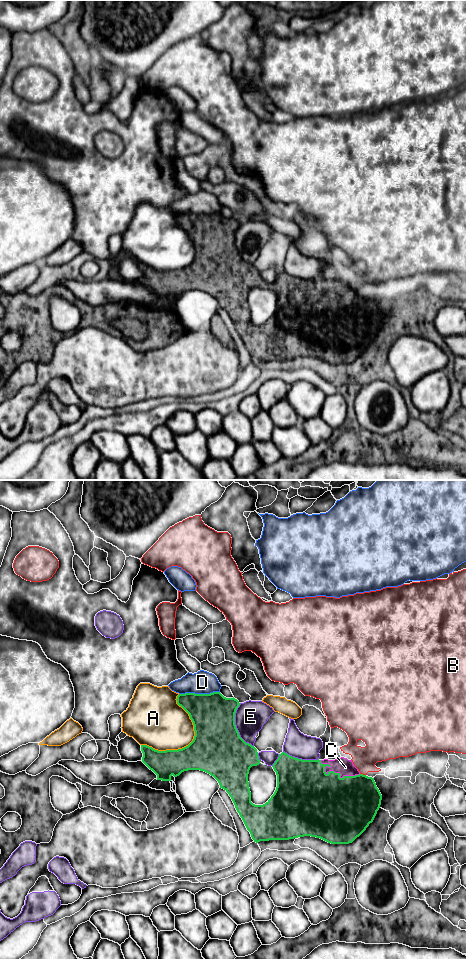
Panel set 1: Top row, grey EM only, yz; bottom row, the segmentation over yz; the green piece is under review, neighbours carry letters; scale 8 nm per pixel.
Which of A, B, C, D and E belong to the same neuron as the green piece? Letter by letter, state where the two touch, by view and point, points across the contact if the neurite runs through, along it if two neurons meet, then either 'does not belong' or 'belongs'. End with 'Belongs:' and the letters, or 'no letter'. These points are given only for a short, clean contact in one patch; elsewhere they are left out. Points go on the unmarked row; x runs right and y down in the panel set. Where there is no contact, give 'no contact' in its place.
A: meets green in yz at (190, 263); does not belong
B: meets green in yz at (362, 294); does not belong
C: meets green in yz at (336, 293); belongs
D: meets green in yz at (199, 214); does not belong
E: meets green in yz at (235, 246); does not belong
Belongs: C

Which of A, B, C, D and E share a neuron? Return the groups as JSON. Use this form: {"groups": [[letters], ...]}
{"groups": [["A"], ["B"], ["C"], ["D"], ["E"]]}

